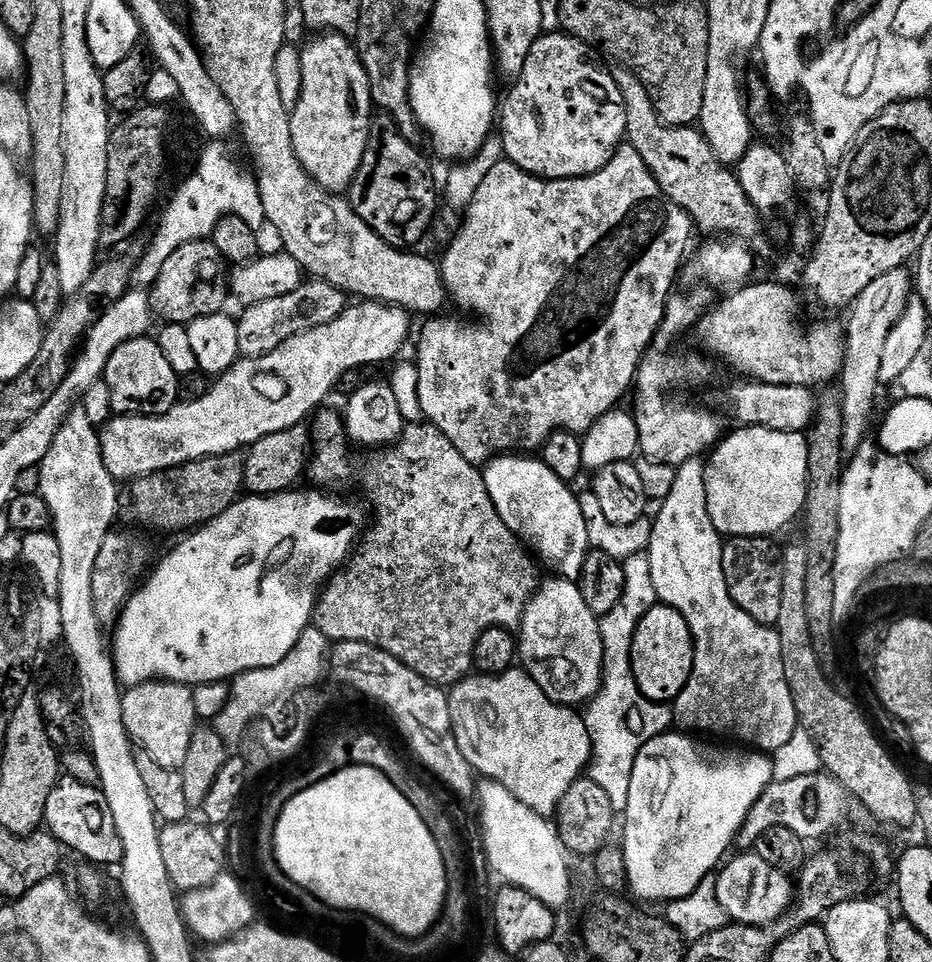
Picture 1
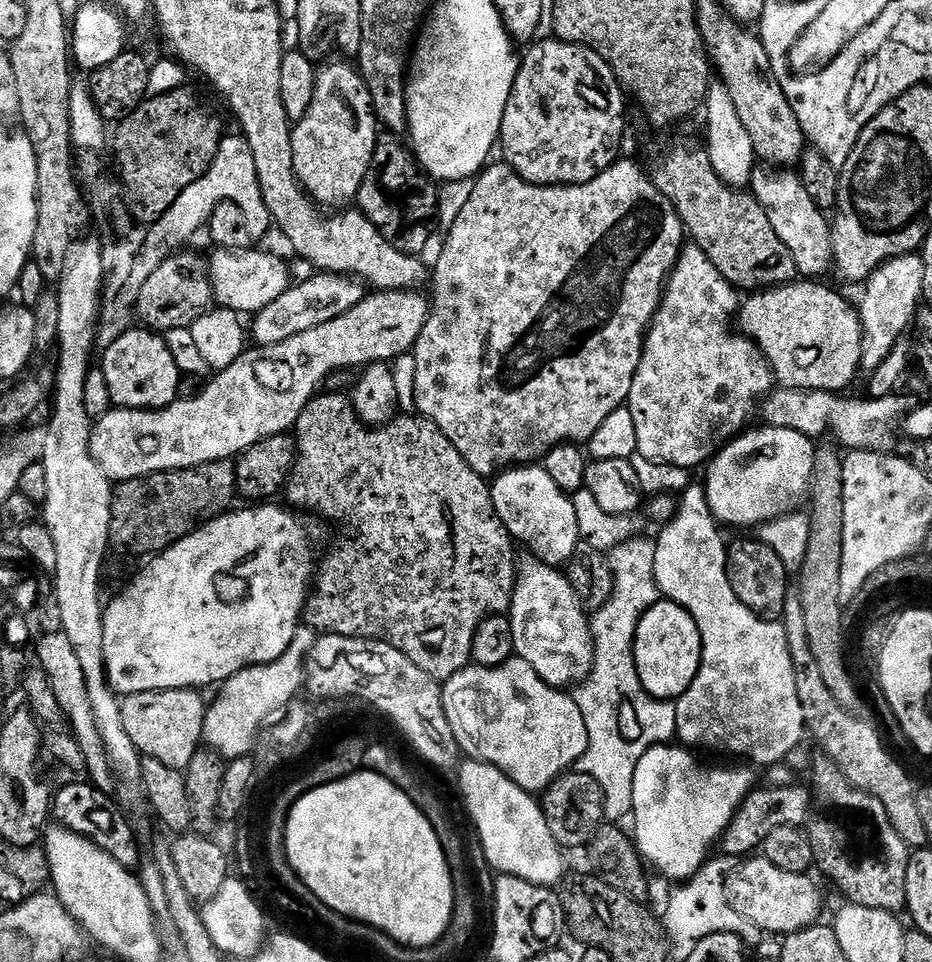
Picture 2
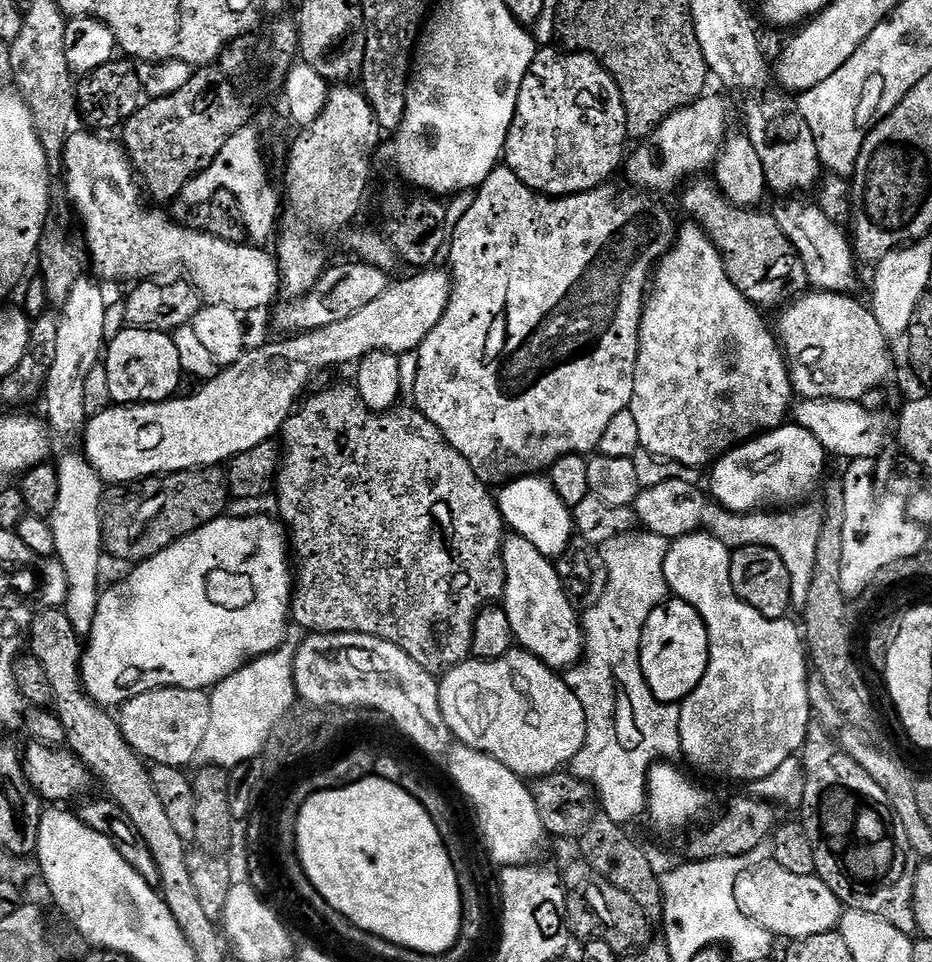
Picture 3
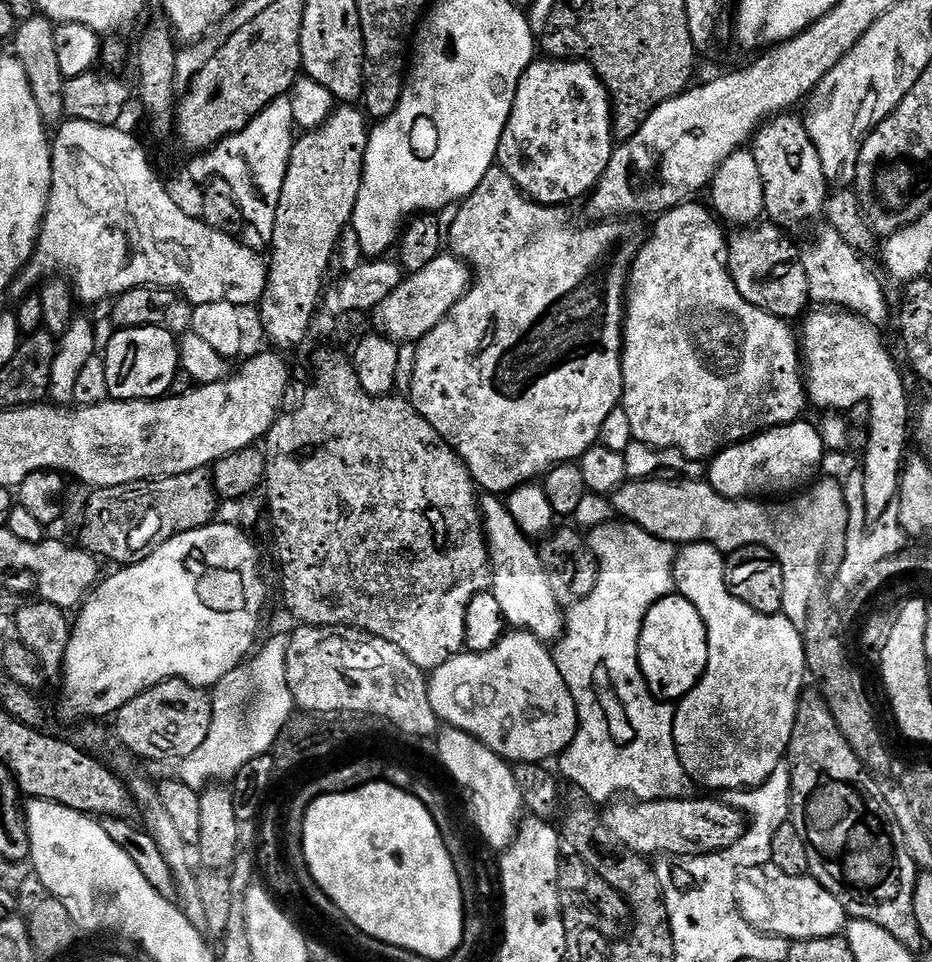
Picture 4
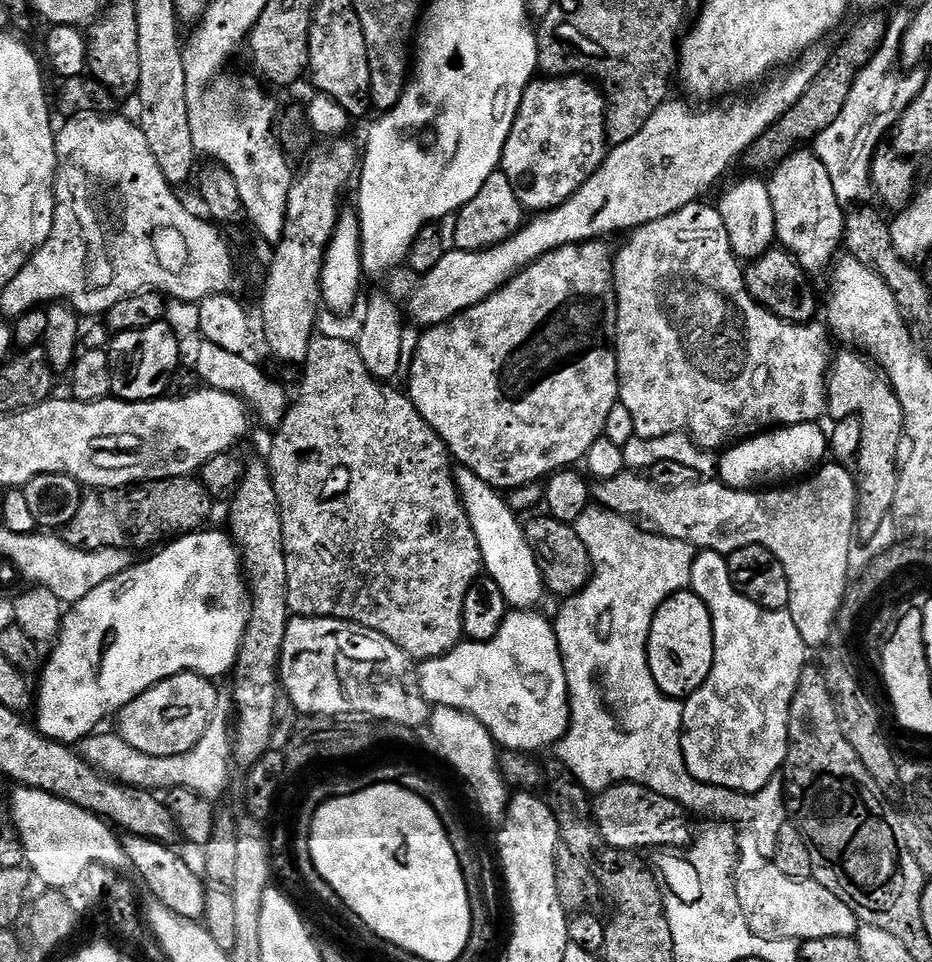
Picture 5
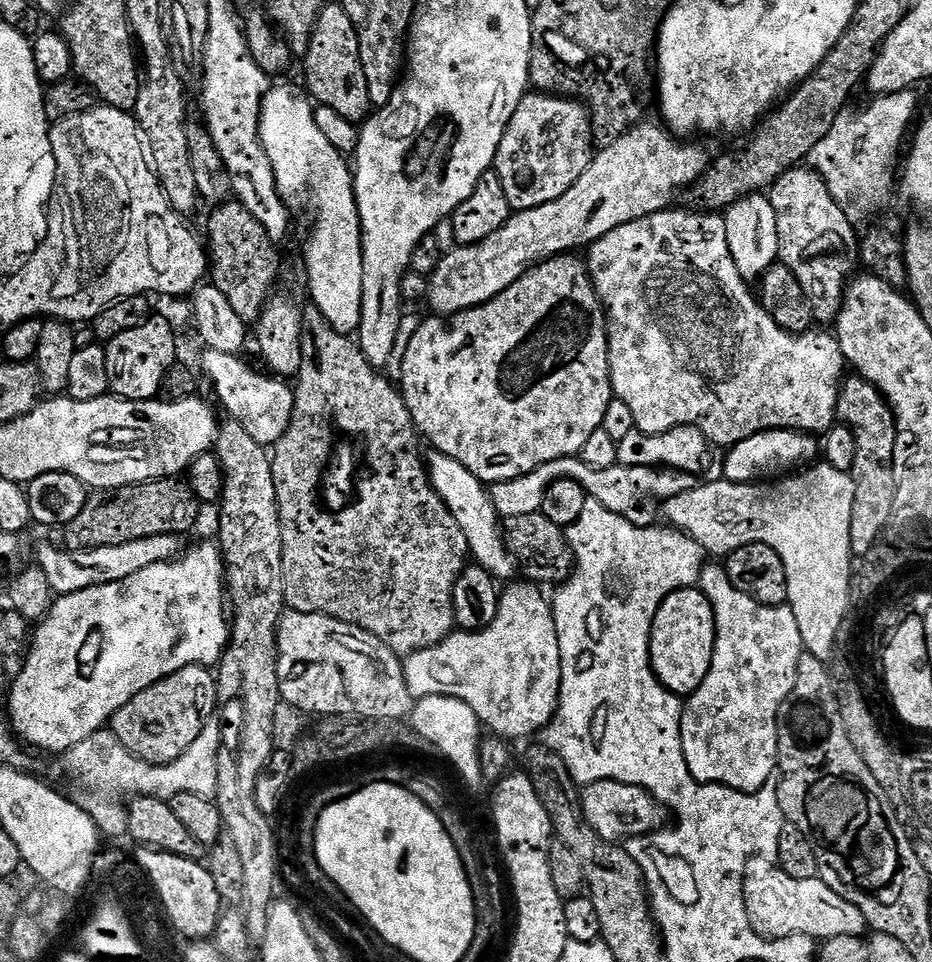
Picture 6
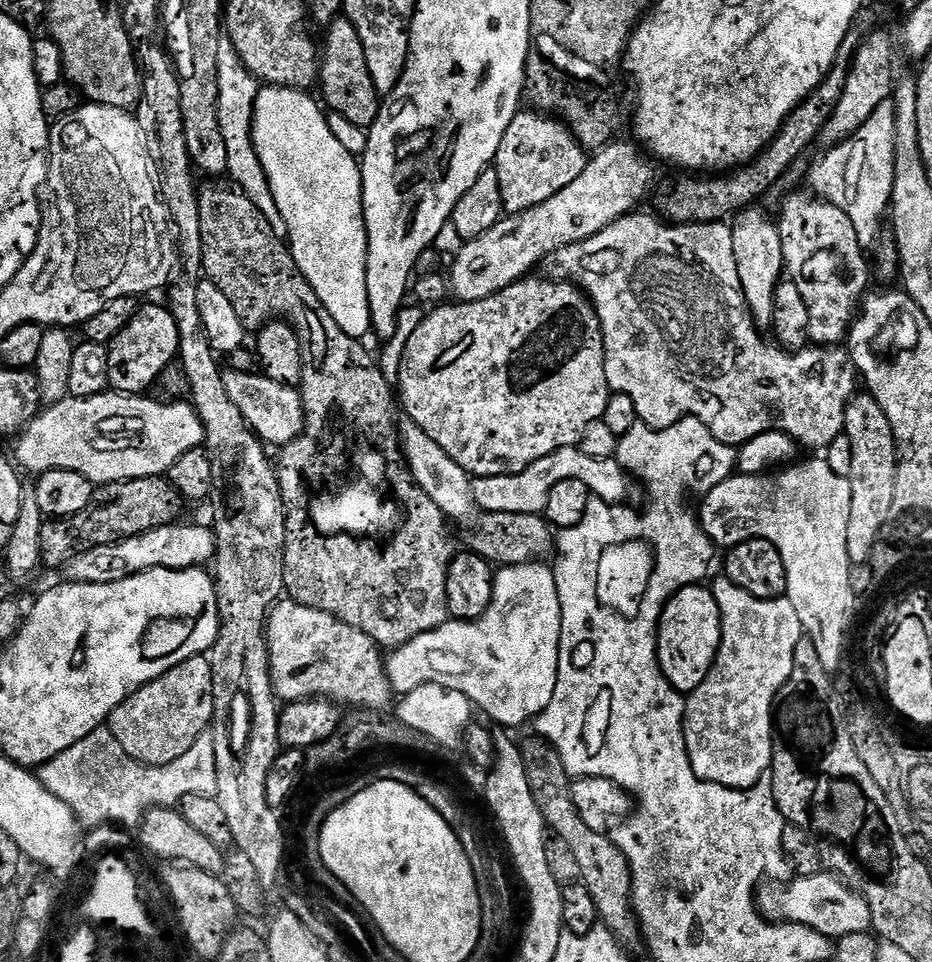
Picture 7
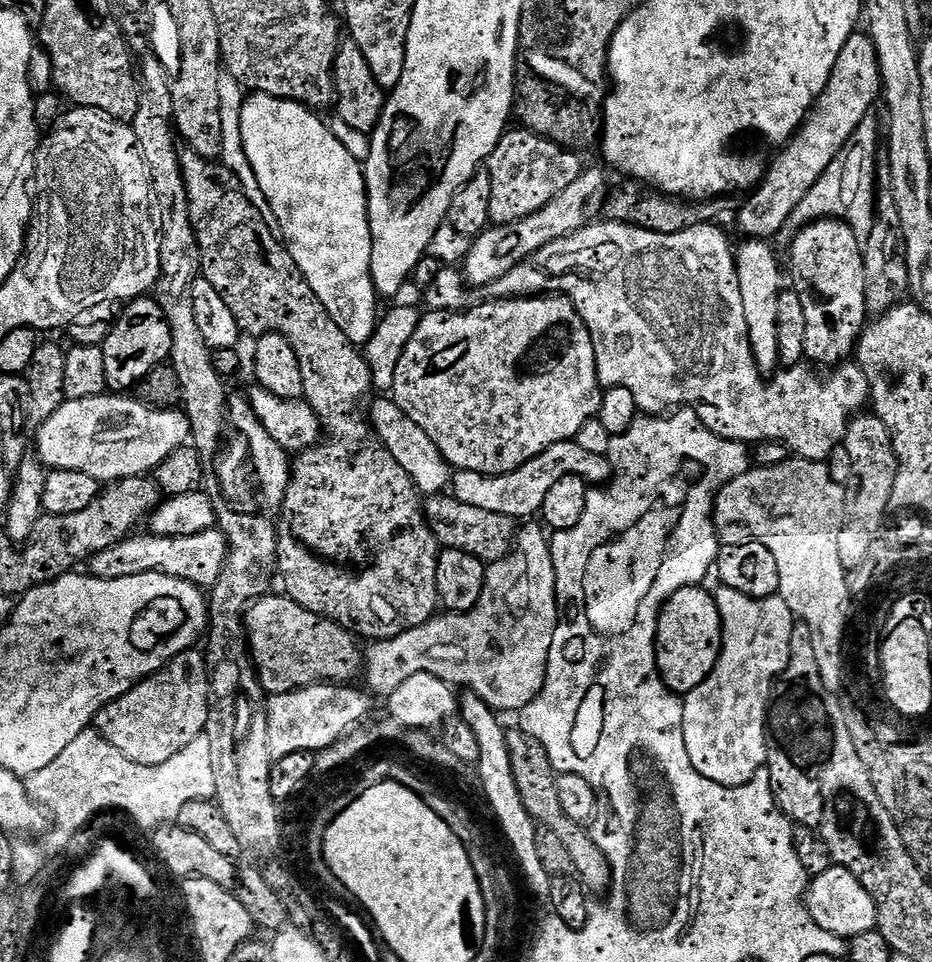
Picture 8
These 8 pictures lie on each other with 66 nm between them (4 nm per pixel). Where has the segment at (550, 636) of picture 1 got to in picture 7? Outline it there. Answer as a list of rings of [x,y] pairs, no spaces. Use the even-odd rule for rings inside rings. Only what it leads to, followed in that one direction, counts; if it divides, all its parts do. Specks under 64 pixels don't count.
[[[404,418],[399,421],[399,443],[402,445],[404,458],[408,463],[408,468],[413,472],[418,486],[430,496],[431,501],[444,512],[449,521],[473,519],[472,512],[477,511],[476,499],[472,493],[473,477],[422,426],[418,426],[414,421]]]

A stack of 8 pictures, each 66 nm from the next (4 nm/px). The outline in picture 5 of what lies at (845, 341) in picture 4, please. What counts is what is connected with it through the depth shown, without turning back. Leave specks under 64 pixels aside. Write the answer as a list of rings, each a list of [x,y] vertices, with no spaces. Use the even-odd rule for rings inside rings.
[[[840,350],[831,357],[827,373],[827,415],[832,418],[856,415],[861,420],[861,446],[854,459],[856,480],[856,531],[855,535],[872,540],[884,523],[889,523],[894,506],[894,494],[898,491],[898,442],[904,433],[902,406],[894,394],[892,384],[884,373],[856,350]]]

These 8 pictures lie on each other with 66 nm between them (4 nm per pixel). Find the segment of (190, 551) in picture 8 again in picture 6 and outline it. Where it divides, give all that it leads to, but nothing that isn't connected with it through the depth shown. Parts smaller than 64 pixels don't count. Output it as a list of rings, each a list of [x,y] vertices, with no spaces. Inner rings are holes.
[[[158,534],[152,538],[138,538],[138,542],[126,542],[122,546],[91,548],[88,551],[69,551],[55,543],[52,545],[44,542],[36,550],[35,563],[46,574],[53,593],[64,595],[89,589],[90,586],[122,582],[122,578],[130,578],[130,574],[138,574],[138,570],[146,570],[146,566],[175,560],[185,551],[186,544],[182,541],[180,536]]]

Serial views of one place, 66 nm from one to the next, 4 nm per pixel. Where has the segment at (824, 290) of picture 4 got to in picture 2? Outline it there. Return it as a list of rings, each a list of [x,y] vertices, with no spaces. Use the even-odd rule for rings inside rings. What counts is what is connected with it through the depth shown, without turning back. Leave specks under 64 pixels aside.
[[[760,166],[752,175],[750,191],[756,201],[766,210],[766,218],[777,226],[778,238],[782,238],[782,246],[790,250],[790,258],[794,258],[797,273],[804,278],[820,278],[824,271],[833,267],[832,262],[832,226],[825,209],[816,205],[810,198],[807,183],[795,176],[792,170],[769,170]],[[768,171],[768,172],[767,172]],[[783,224],[796,224],[793,228],[783,228]]]

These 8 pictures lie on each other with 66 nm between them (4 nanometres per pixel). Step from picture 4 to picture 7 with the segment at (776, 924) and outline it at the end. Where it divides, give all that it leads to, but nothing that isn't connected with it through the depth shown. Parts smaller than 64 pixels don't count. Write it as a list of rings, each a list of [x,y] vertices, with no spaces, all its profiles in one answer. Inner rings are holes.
[[[827,871],[816,876],[801,876],[791,883],[765,881],[757,889],[757,909],[769,923],[790,923],[810,926],[823,936],[839,938],[872,928],[870,906],[849,888],[839,876]]]

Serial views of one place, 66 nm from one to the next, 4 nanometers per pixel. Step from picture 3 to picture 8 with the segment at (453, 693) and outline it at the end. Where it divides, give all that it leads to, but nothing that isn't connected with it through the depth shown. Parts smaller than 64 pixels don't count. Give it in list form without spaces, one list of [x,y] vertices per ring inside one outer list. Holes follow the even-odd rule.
[[[528,522],[528,524],[519,529],[518,537],[514,545],[514,551],[506,558],[501,560],[491,561],[487,565],[484,574],[484,589],[482,590],[482,598],[478,598],[478,606],[474,606],[474,610],[469,612],[453,612],[451,614],[436,614],[426,621],[425,624],[418,625],[414,629],[408,629],[405,633],[398,634],[397,637],[391,640],[377,640],[371,645],[373,647],[366,652],[366,676],[368,672],[367,687],[373,693],[377,692],[381,698],[387,698],[394,694],[394,690],[398,690],[398,686],[402,686],[402,682],[406,682],[406,678],[414,678],[414,674],[434,674],[440,680],[445,680],[447,684],[459,686],[465,684],[465,689],[476,692],[486,701],[492,708],[496,709],[497,713],[505,714],[504,712],[519,713],[524,707],[529,704],[539,693],[544,689],[544,683],[548,677],[548,659],[550,658],[550,650],[552,643],[556,637],[556,625],[559,624],[562,615],[561,605],[556,599],[556,571],[554,570],[554,562],[552,561],[552,545],[550,543],[550,536],[547,531],[539,523]]]

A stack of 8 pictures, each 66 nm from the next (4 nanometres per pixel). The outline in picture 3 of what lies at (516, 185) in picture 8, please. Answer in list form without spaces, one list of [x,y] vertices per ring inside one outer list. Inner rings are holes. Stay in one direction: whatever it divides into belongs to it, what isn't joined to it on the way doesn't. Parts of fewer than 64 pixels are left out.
[[[556,46],[541,47],[532,59],[518,90],[516,113],[504,143],[503,163],[514,170],[514,174],[518,174],[527,188],[532,188],[542,196],[573,196],[613,179],[612,171],[619,164],[621,167],[626,156],[624,140],[624,103],[616,79],[602,67],[596,57],[587,52],[561,50]]]

